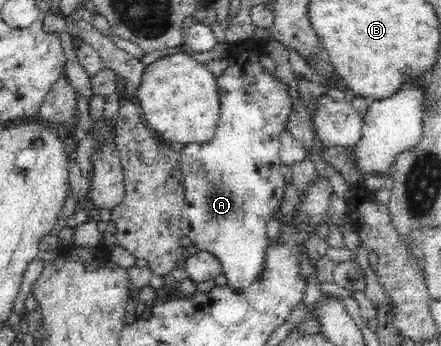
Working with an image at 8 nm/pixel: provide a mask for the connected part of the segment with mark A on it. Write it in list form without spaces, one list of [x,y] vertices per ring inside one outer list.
[[[249,43],[227,49],[228,66],[216,79],[220,114],[214,138],[206,144],[184,145],[179,152],[185,186],[185,203],[181,210],[181,229],[191,244],[213,254],[221,262],[228,287],[236,293],[248,292],[263,273],[269,247],[267,222],[284,198],[286,183],[280,173],[280,134],[292,111],[288,84],[270,75],[260,63],[260,51]]]

